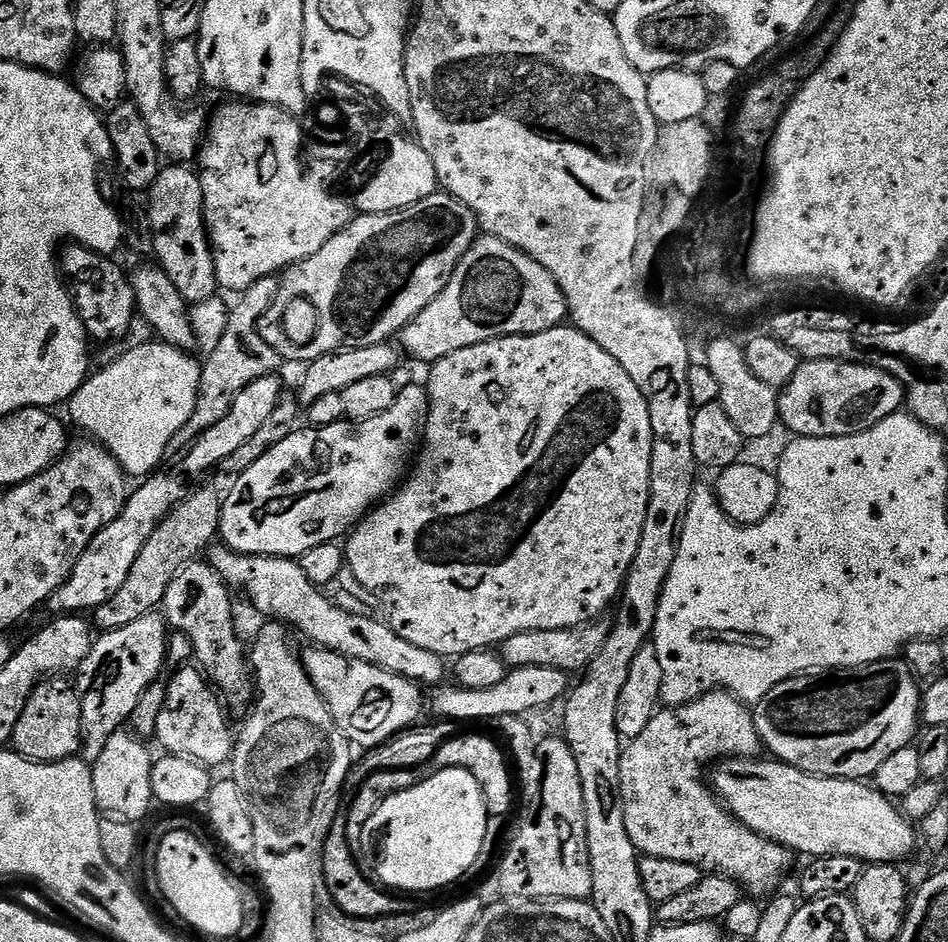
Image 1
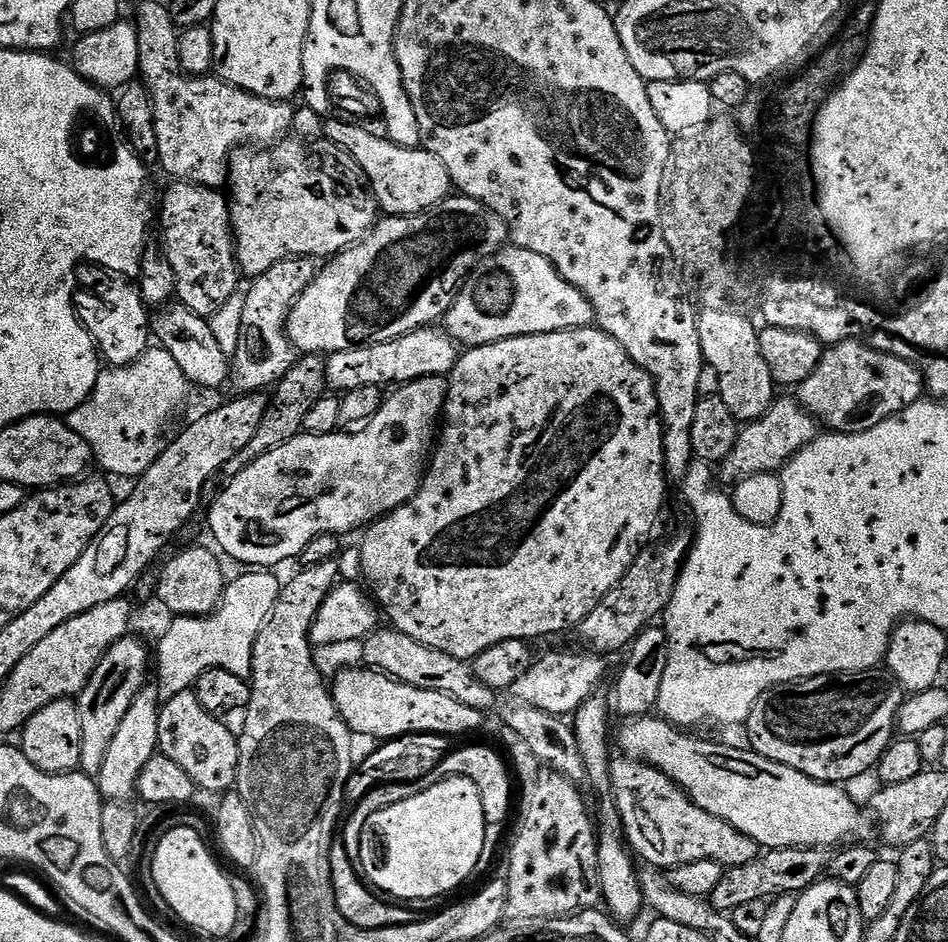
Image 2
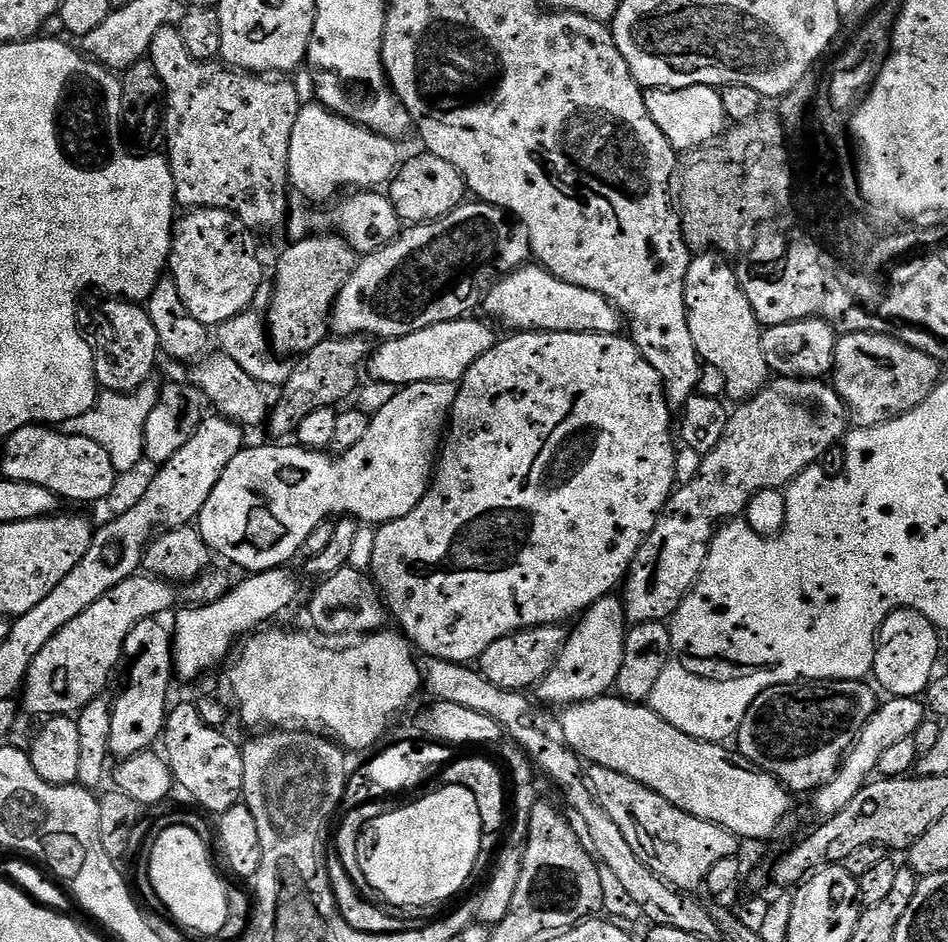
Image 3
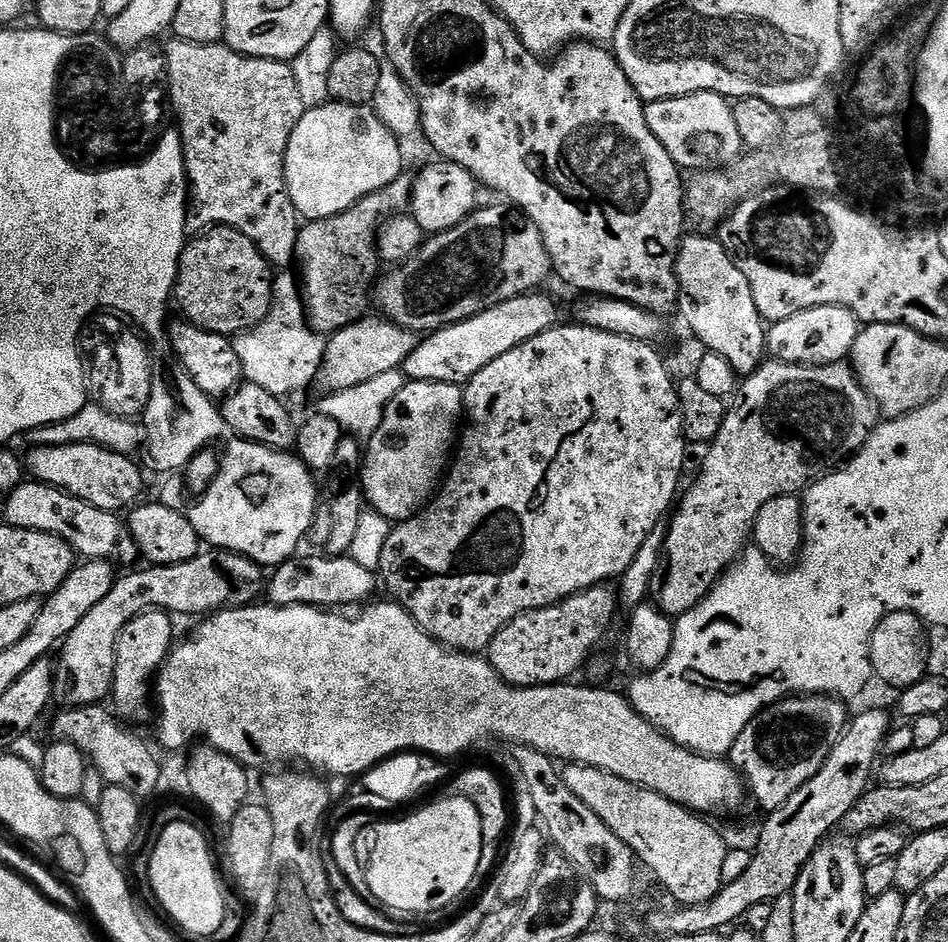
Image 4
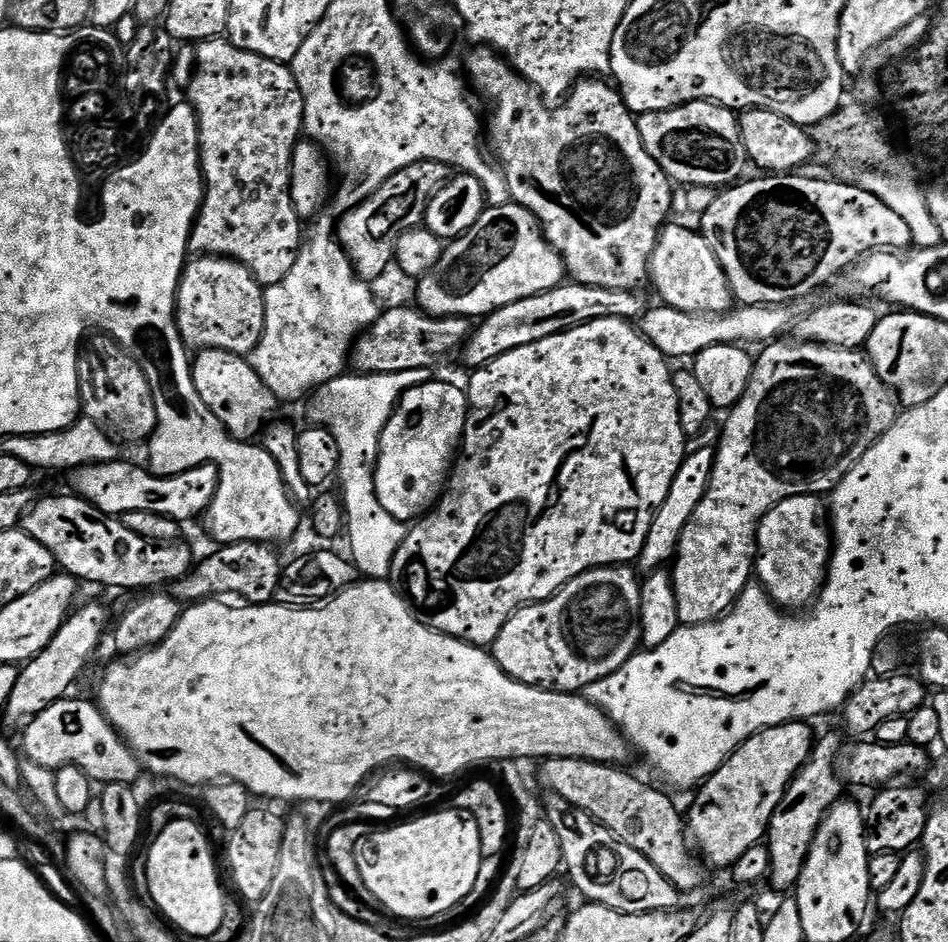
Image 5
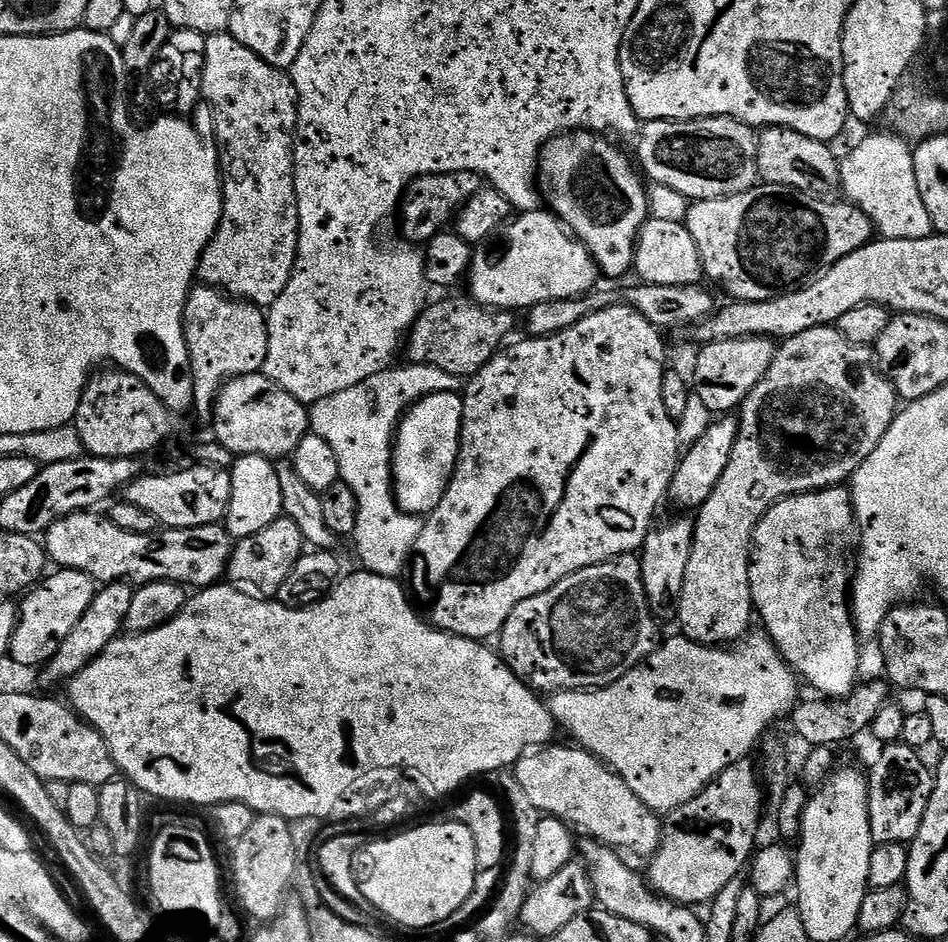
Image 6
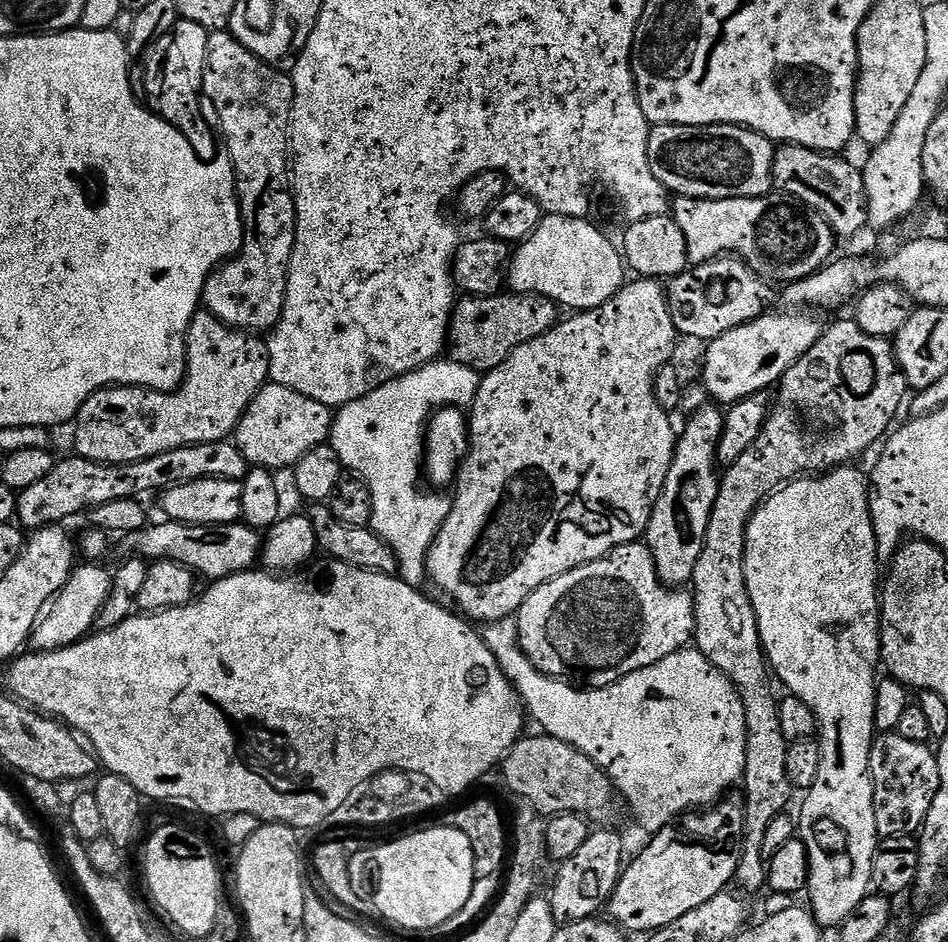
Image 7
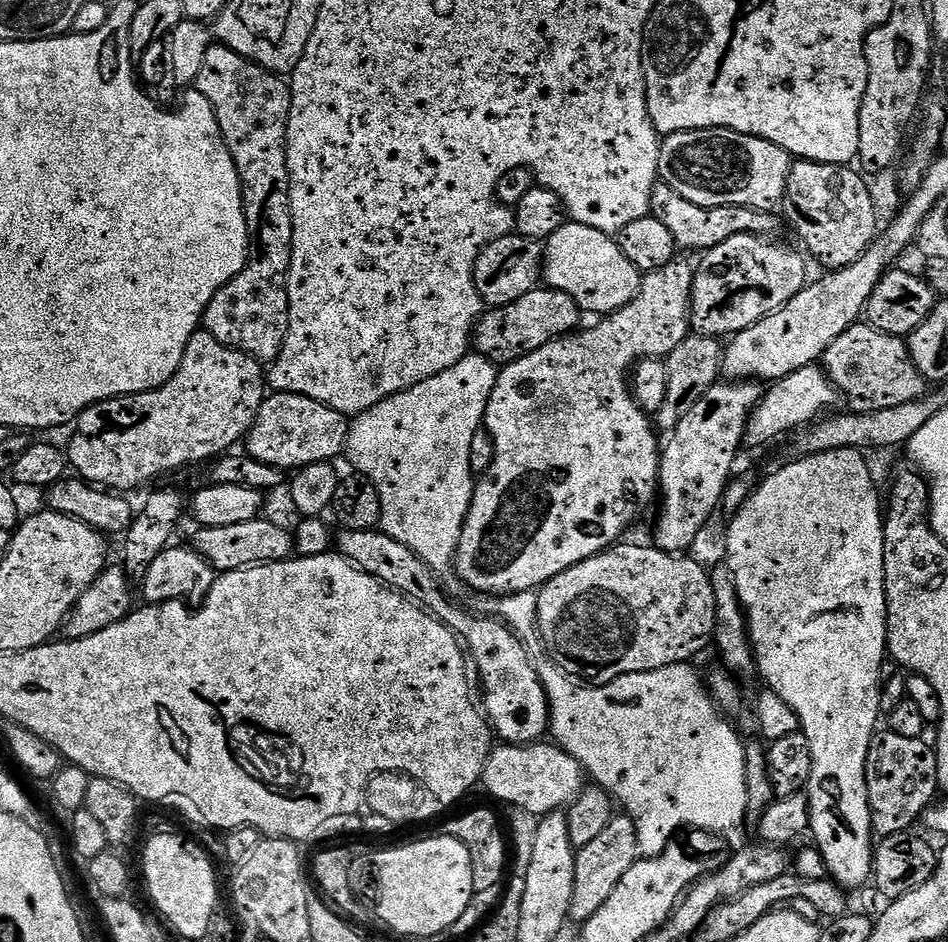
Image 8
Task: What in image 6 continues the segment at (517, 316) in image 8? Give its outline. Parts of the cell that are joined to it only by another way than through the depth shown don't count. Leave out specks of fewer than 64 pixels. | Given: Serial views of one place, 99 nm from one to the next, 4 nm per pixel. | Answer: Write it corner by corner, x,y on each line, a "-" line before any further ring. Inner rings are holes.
471,298
465,300
440,300
437,304
429,303
412,325
412,331
406,336
407,359
413,364
429,364
438,370
446,370
446,374
454,374
461,378
471,378
482,371
505,347
508,335
516,328
516,320
511,311
484,308

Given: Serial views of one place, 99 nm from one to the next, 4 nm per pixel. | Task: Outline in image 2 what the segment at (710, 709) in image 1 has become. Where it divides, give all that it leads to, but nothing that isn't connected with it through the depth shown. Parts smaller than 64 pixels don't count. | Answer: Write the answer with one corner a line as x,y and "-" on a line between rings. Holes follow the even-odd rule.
613,759
612,799
620,811
620,821
624,823
624,835
631,851
657,869
671,870
699,860
713,860
723,864
725,869
737,868
762,851
755,840
734,830
734,826
722,822
722,818
706,814
706,810
669,780
665,772
659,772
642,760

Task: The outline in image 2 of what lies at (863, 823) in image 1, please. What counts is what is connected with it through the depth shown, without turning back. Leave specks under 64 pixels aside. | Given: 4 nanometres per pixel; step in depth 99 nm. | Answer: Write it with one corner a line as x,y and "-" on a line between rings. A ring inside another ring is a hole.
656,714
647,716
638,716
628,718
623,721
624,725
620,728
620,748
625,757
633,760
642,760
652,768
656,768
659,772
665,772
669,778
678,785
682,791
693,800
698,806
702,806
702,810
706,810
706,814
714,814
714,818
722,818
722,822
726,822
730,826
734,826
734,830
738,830
742,834
746,834
751,840
755,840
761,849
771,850
774,848
831,848
830,846
843,843
844,838
850,837
858,828
860,822
860,808
844,793
845,789
838,784
823,784
817,780
811,780
806,774
802,774
798,770
794,770
790,766
782,766
778,762
774,762
770,758
762,758
757,752
744,748
731,748
728,744
715,744
712,740
699,740
696,734
685,734
677,725
668,723
667,720

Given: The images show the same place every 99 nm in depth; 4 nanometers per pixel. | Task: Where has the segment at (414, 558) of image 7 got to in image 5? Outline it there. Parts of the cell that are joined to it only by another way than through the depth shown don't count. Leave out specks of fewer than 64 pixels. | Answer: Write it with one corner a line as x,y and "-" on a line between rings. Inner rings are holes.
427,368
402,370
394,374
345,374
326,382
311,393
308,416
313,425
330,430
338,442
340,471
338,481
344,487
342,503
350,559
361,577
388,580
393,569
394,554
406,538
409,525
394,518
378,502
376,493
376,463
380,453
380,439
386,422
390,422
397,402
406,390
427,384
-
352,375
352,376
351,376
-
312,400
312,401
311,401

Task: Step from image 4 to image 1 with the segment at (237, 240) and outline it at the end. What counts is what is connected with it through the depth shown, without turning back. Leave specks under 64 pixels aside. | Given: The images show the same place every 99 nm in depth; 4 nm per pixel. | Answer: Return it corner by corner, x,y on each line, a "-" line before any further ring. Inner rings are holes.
172,162
161,167
158,178
146,193
146,199
148,199
148,217
146,220
157,263
177,287
184,300
189,304
197,304
213,299
217,295
218,285
214,270
212,245
208,242
208,230
204,226
204,199
202,198
200,178
195,171
192,173
188,168
191,167
180,162

